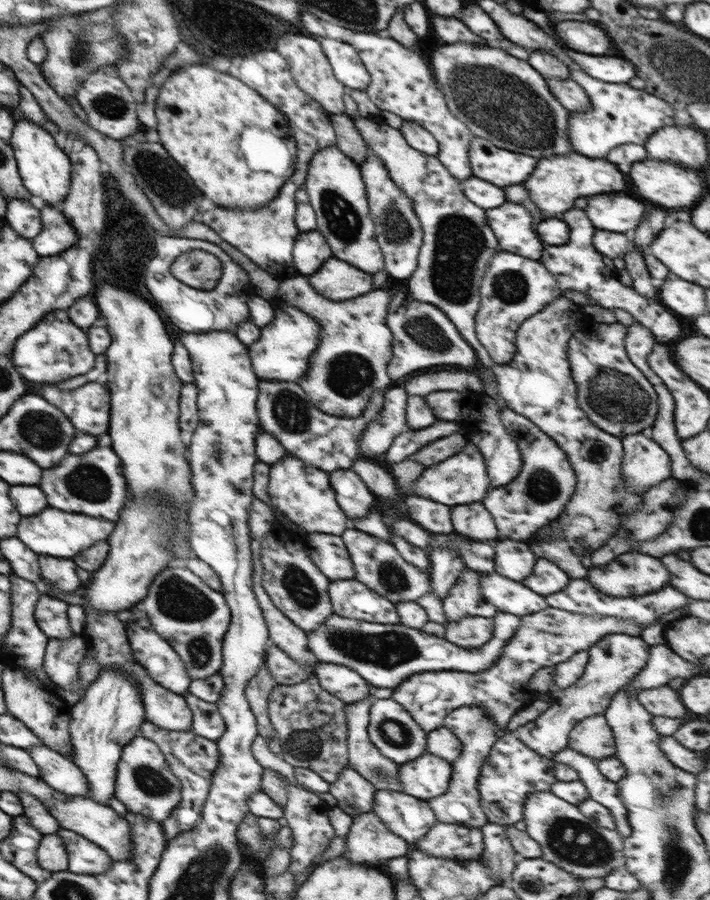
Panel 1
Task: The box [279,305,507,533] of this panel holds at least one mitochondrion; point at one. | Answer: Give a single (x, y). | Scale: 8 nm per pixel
(348, 374)

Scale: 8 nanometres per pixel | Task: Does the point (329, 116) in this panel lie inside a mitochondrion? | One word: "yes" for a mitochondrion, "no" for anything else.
no

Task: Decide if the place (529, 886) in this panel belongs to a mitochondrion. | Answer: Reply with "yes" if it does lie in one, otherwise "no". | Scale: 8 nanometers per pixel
no

